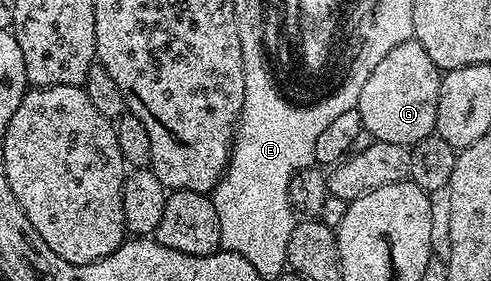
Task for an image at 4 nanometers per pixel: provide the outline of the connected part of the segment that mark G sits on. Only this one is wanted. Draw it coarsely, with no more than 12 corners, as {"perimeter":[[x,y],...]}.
{"perimeter":[[415,41],[391,49],[356,110],[376,141],[434,134],[442,70]]}

